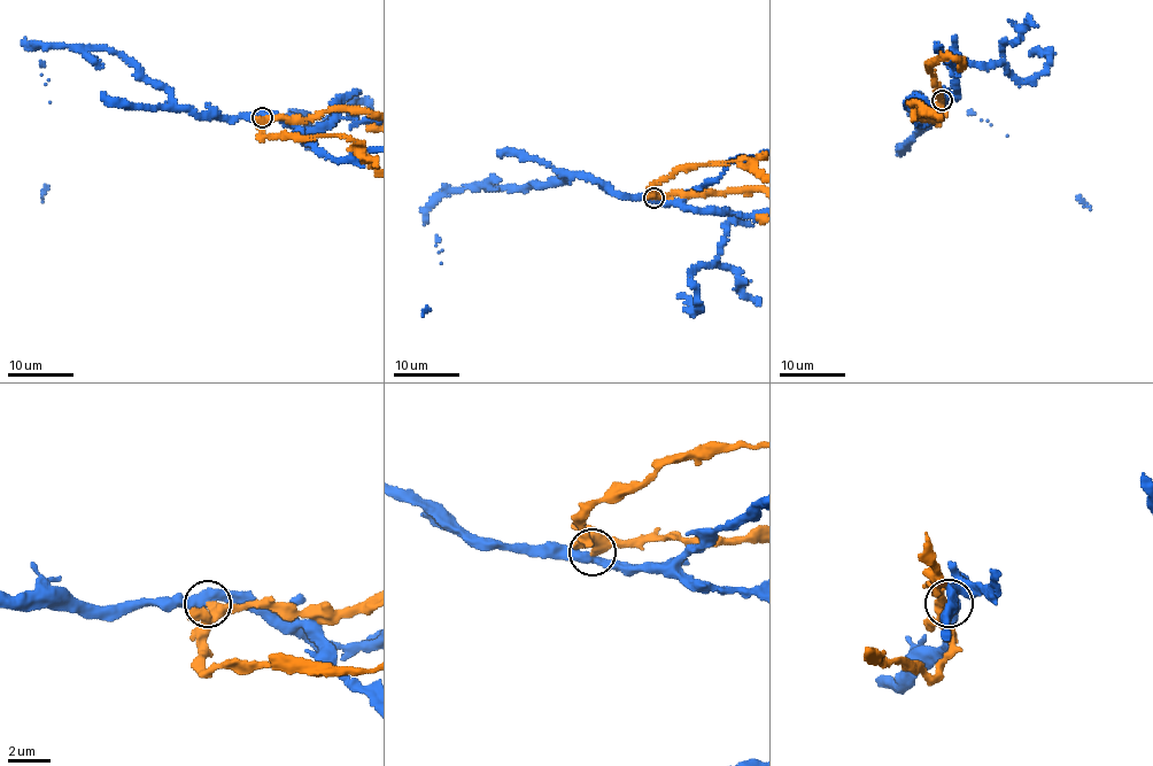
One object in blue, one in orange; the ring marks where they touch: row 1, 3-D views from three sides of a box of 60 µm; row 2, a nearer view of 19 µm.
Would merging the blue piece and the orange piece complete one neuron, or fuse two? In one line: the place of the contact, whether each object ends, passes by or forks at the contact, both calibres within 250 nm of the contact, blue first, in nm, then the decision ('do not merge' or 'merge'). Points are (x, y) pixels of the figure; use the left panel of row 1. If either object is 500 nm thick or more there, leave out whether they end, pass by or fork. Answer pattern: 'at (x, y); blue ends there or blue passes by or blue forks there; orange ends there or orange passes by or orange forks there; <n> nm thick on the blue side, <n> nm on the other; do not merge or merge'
at (262, 117); blue passes by; orange passes by; 460 nm thick on the blue side, 340 nm on the other; do not merge

